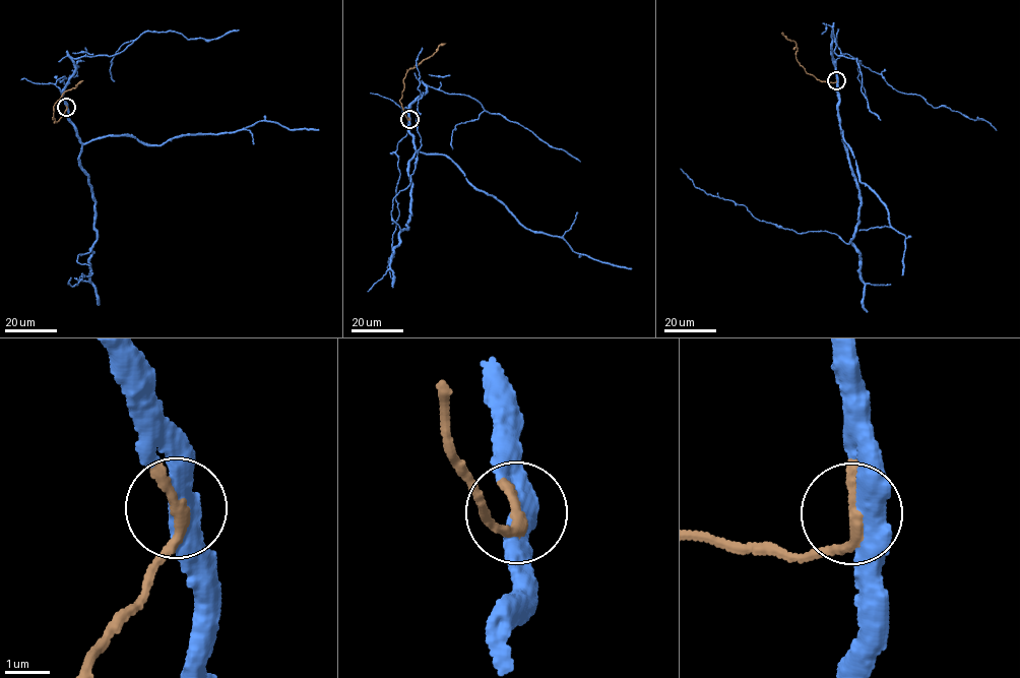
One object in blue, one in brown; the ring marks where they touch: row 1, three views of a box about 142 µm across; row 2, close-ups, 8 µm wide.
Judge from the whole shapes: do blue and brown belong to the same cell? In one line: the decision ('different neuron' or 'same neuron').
same neuron

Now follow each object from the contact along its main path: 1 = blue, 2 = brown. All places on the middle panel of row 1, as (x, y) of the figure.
1: (409, 119), (415, 150), (402, 231), (391, 212), (421, 146), (417, 67), (423, 48)
2: (409, 119), (399, 101), (407, 69), (445, 44)

